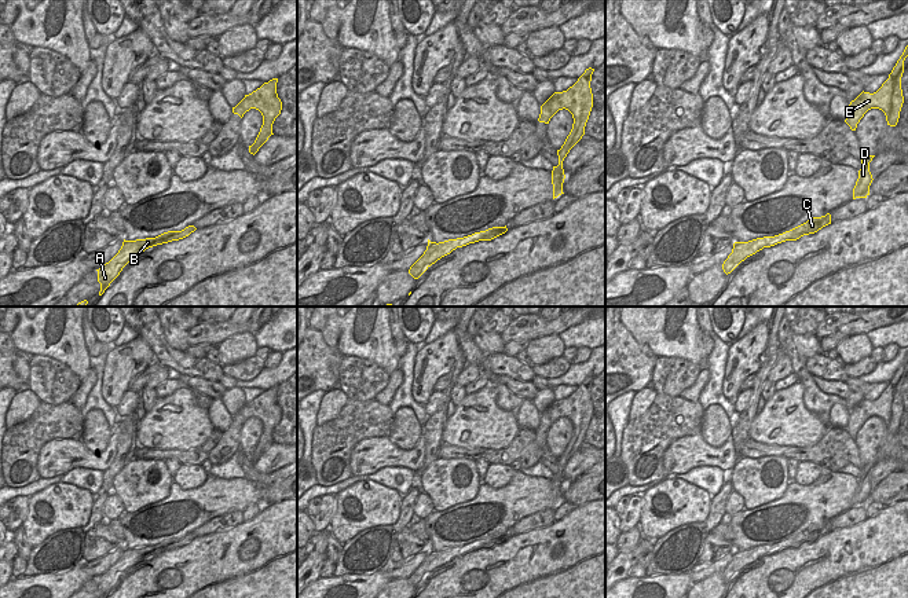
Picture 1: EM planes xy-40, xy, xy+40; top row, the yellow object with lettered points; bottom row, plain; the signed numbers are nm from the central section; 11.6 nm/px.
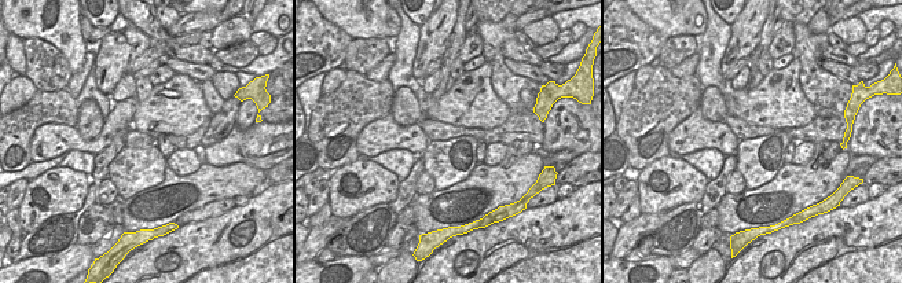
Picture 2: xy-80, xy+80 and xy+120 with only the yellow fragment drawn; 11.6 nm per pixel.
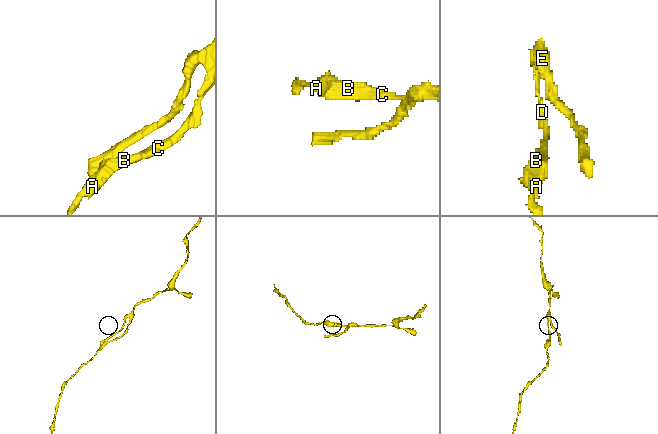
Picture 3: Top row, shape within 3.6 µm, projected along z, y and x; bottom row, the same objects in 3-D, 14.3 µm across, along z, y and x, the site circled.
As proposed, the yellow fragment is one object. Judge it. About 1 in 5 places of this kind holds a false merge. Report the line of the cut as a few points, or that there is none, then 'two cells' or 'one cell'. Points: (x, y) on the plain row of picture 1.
cut none; one cell

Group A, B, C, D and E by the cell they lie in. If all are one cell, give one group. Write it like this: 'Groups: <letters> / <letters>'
Groups: A B C D E.

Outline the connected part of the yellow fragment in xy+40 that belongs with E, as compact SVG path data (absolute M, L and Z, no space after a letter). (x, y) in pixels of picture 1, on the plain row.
M908 353L889 382L889 386L876 400L869 401L863 399L854 408L850 410L849 422L845 430L850 434L852 439L856 439L860 428L871 417L882 418L886 423L887 433L897 433L904 411L901 385L904 381L904 368L907 364Z

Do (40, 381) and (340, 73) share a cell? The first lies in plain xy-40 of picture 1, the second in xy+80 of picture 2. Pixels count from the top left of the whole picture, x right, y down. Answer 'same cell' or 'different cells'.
different cells

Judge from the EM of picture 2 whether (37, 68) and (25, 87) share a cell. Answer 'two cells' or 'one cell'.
two cells

